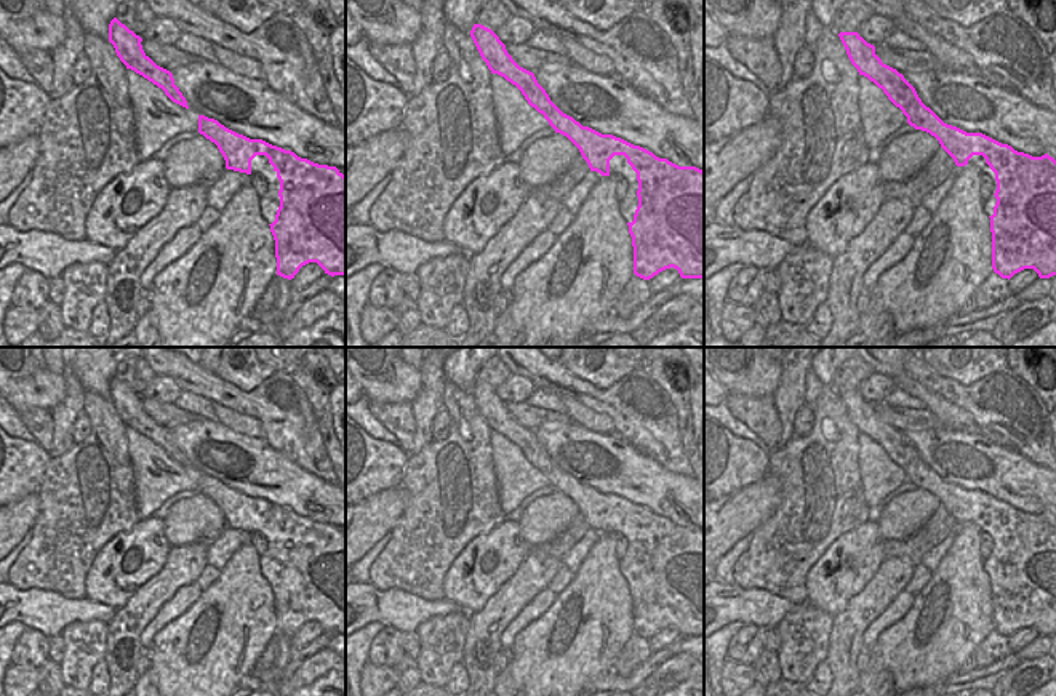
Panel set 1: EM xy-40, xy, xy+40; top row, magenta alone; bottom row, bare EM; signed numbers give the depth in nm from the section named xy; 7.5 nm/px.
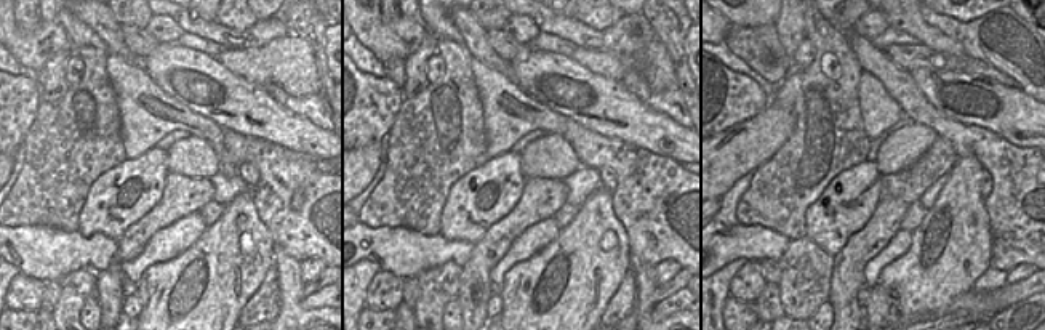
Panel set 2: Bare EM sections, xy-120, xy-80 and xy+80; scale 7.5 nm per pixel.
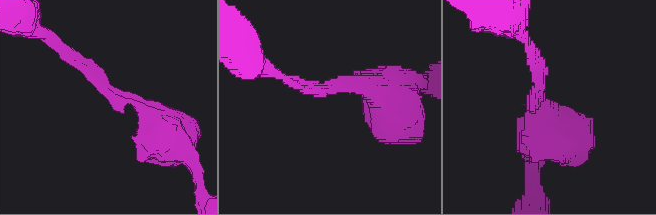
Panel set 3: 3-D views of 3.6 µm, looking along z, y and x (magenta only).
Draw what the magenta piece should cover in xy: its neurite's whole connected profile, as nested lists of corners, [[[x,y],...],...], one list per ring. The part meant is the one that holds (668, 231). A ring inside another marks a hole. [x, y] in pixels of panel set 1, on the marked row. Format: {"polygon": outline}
{"polygon": [[[474,24],[470,37],[491,74],[515,85],[555,133],[579,149],[590,171],[610,176],[610,160],[614,155],[627,158],[638,181],[638,206],[627,222],[634,274],[650,280],[674,267],[682,278],[704,278],[704,171],[678,166],[640,146],[582,126],[550,101],[534,74],[512,59],[491,29]]]}

